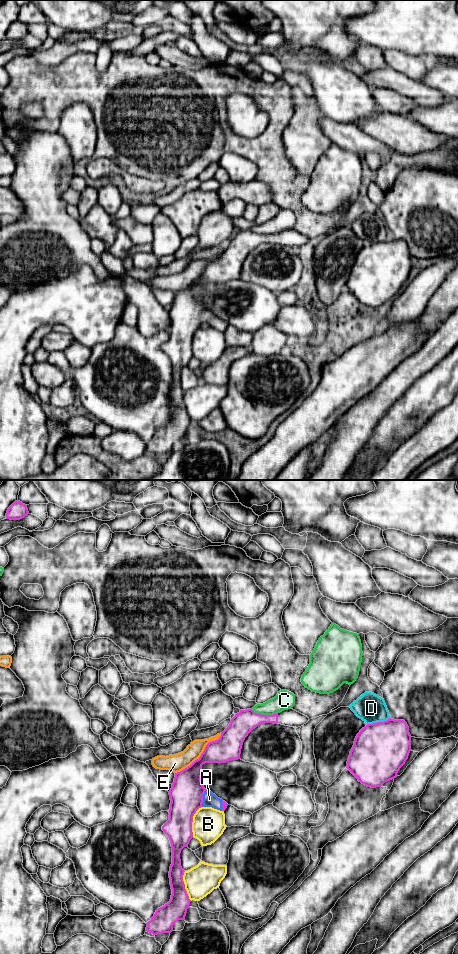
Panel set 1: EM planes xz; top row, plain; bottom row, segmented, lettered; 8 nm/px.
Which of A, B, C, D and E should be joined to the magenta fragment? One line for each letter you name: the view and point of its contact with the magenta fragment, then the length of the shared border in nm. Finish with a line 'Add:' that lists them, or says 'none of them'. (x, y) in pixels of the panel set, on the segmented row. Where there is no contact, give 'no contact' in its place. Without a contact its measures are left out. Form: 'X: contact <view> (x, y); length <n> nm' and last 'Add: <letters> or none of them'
A: contact xz (202, 798); length 140 nm
Add: A

